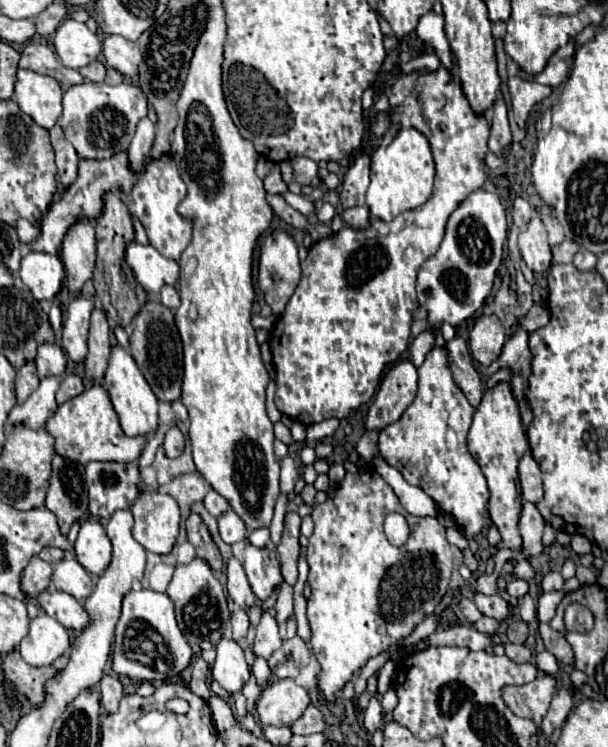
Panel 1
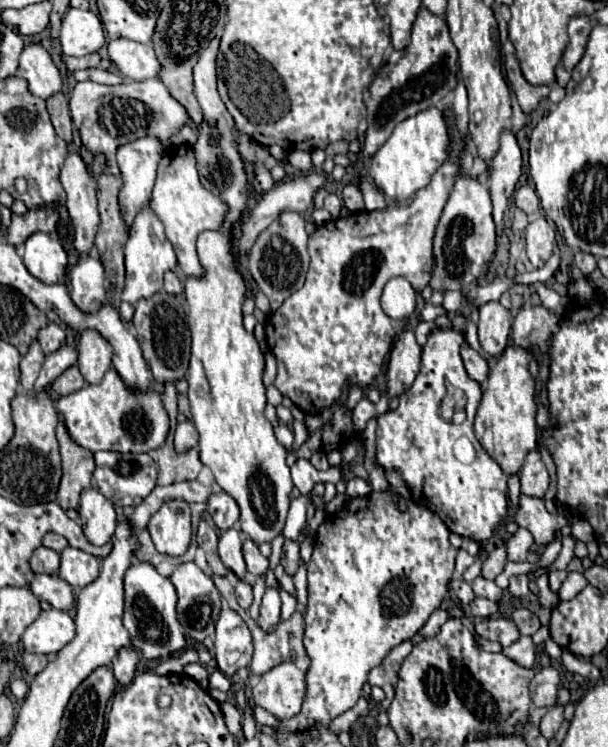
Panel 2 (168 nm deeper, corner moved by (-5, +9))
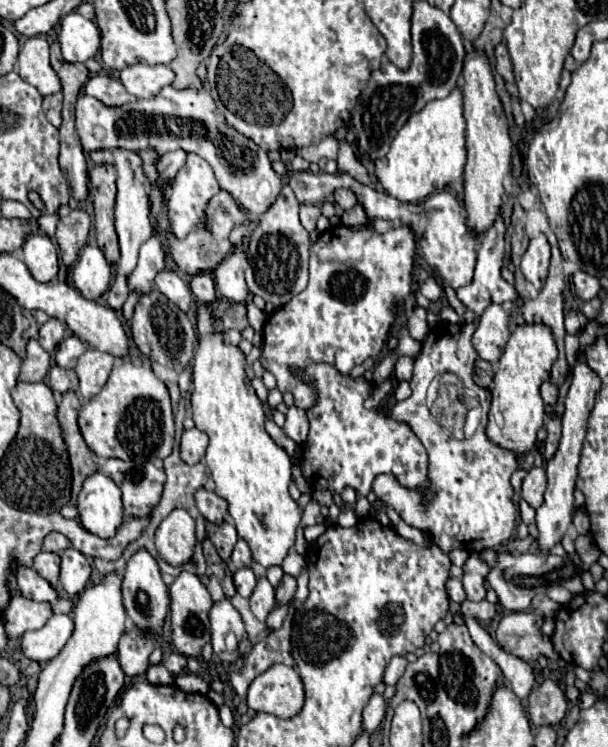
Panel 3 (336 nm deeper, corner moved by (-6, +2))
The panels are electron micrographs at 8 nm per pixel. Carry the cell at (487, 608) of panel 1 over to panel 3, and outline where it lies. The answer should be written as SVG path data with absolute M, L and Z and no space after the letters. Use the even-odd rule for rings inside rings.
M472 553L470 559L464 563L464 589L470 601L482 601L486 597L484 579L489 571L484 559L480 559L480 553Z

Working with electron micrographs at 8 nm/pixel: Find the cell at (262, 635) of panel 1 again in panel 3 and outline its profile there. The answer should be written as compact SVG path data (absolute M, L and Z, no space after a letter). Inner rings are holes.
M266 577L258 579L258 585L256 585L256 589L254 589L252 597L250 597L250 609L256 615L256 619L262 621L262 623L266 623L266 617L274 609L274 603L276 603L276 599L274 599L274 587L268 583Z

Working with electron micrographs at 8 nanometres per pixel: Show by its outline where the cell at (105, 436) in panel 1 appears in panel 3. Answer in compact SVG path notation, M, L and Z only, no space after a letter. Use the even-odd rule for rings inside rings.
M118 361L112 367L104 389L90 401L82 403L78 425L86 445L104 459L132 459L134 463L156 461L168 457L174 443L174 415L166 385L150 367L138 367L130 361Z

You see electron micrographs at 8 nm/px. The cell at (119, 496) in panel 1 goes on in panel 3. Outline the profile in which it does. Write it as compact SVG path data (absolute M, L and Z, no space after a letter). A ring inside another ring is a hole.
M106 459L100 467L122 491L124 511L132 517L150 515L162 495L166 481L164 471L156 469L154 463L132 463L122 459Z

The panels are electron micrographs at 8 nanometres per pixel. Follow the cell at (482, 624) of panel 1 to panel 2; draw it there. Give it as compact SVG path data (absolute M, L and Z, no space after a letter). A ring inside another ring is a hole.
M475 598L471 602L471 614L475 618L489 618L497 614L497 602L491 602L487 598Z

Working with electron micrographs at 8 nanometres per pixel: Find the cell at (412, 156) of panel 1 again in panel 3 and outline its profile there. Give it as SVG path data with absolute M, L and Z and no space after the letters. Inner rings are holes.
M454 89L446 99L428 103L422 111L414 113L406 125L398 131L390 145L388 155L374 161L374 171L384 191L400 201L420 203L430 193L450 187L462 179L466 163L466 139L464 139L464 109L462 93Z

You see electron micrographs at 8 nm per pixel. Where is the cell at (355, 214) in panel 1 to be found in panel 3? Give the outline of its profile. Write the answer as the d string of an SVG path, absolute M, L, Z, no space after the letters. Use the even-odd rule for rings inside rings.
M338 189L336 193L334 193L334 199L336 199L336 205L340 207L340 209L352 209L358 201L356 201L356 195L352 193L352 191L348 191L348 189Z

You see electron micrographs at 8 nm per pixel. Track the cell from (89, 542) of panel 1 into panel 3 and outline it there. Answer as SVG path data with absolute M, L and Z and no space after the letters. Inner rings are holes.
M96 471L84 481L78 495L78 515L86 531L100 539L110 539L122 523L122 499L116 483Z

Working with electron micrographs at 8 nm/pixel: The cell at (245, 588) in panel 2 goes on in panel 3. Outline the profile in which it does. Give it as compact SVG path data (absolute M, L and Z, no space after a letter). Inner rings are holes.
M238 569L234 573L234 585L236 585L236 591L244 597L244 599L250 599L254 587L256 587L256 577L252 573L252 569Z

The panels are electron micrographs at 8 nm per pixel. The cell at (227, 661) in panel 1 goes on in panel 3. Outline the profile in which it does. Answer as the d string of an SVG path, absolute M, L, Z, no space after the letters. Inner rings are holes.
M224 599L222 603L214 603L214 607L210 609L210 625L212 625L212 647L214 647L214 653L222 661L234 663L238 659L236 655L226 653L224 639L226 639L228 633L234 633L238 643L242 645L242 651L238 651L238 655L244 655L250 649L244 621L242 621L240 613L234 609L234 605L228 599Z

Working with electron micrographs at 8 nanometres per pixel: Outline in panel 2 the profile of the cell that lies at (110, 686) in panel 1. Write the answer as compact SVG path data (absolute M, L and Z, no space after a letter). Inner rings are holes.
M121 648L119 654L115 656L115 660L113 660L113 672L115 672L115 678L123 686L133 680L137 662L139 662L139 652L135 648Z

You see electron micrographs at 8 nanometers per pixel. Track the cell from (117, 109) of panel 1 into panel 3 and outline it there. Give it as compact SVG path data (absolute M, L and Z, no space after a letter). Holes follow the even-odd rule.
M164 87L152 99L136 99L120 107L108 107L96 97L80 95L76 103L76 131L80 135L84 151L88 153L118 147L132 151L152 149L158 155L176 149L192 151L212 165L218 185L254 215L262 215L264 211L268 211L282 189L280 177L270 167L268 153L256 143L250 145L250 139L230 129L222 121L222 117L218 121L210 93L196 91L194 87Z

